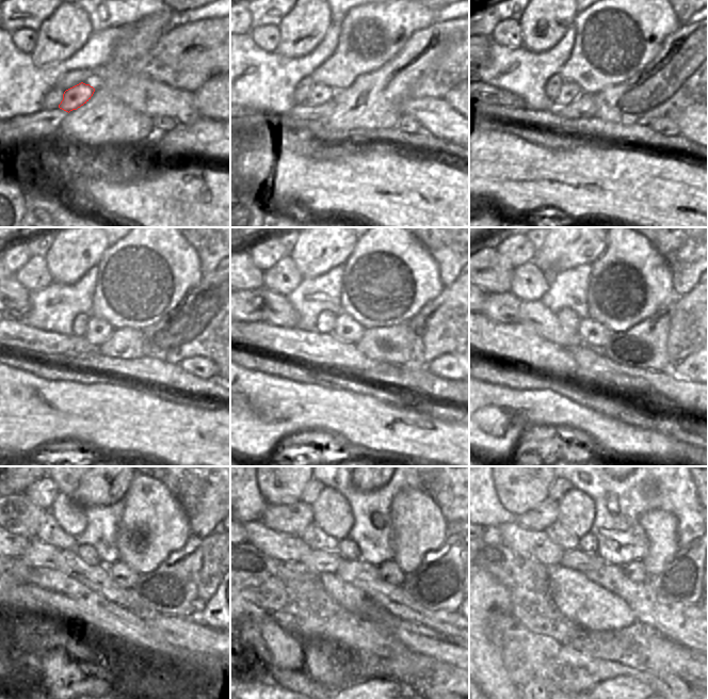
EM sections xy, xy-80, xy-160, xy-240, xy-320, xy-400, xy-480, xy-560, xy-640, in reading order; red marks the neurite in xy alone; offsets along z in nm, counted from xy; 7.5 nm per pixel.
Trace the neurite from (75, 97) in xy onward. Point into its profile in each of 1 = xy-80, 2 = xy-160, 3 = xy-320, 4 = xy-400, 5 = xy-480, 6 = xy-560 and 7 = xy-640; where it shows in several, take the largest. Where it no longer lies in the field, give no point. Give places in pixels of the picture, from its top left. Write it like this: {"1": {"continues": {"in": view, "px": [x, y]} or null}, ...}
{"1": {"continues": {"in": "xy-80", "px": [320, 94]}}, "2": {"continues": {"in": "xy-160", "px": [569, 91]}}, "3": {"continues": {"in": "xy-320", "px": [347, 330]}}, "4": {"continues": {"in": "xy-400", "px": [593, 334]}}, "5": {"continues": {"in": "xy-480", "px": [124, 576]}}, "6": {"continues": {"in": "xy-560", "px": [389, 572]}}, "7": {"continues": {"in": "xy-640", "px": [634, 571]}}}

